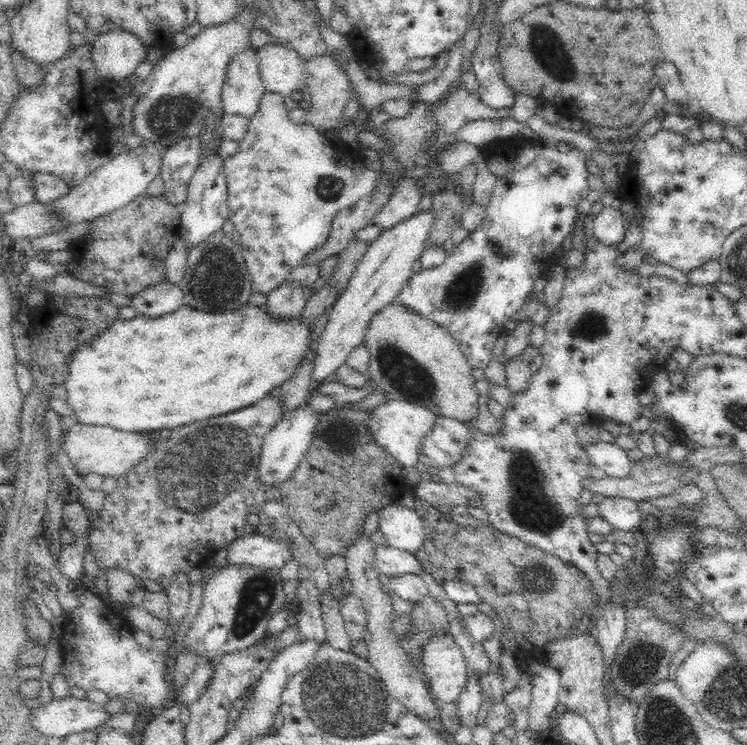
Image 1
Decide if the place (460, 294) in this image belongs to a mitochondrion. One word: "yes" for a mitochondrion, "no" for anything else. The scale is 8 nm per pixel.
yes

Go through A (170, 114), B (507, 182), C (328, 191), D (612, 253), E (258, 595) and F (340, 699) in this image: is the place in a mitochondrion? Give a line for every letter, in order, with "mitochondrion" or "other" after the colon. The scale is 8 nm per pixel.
A: mitochondrion
B: other
C: mitochondrion
D: other
E: mitochondrion
F: mitochondrion

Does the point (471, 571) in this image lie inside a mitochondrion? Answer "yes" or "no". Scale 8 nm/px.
no

